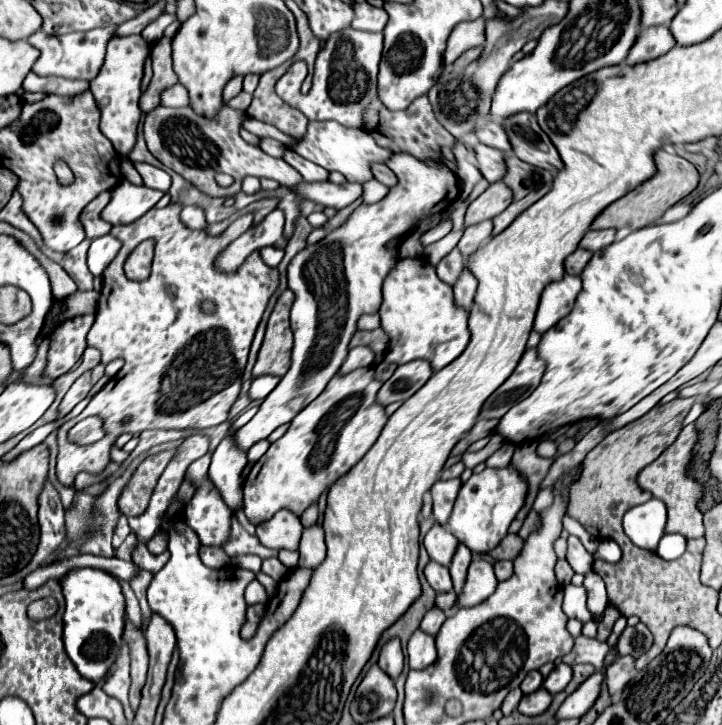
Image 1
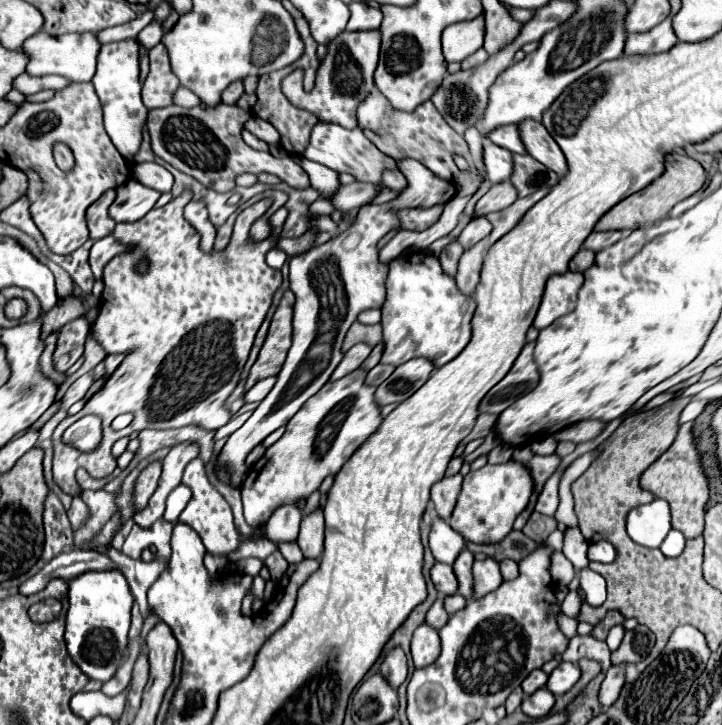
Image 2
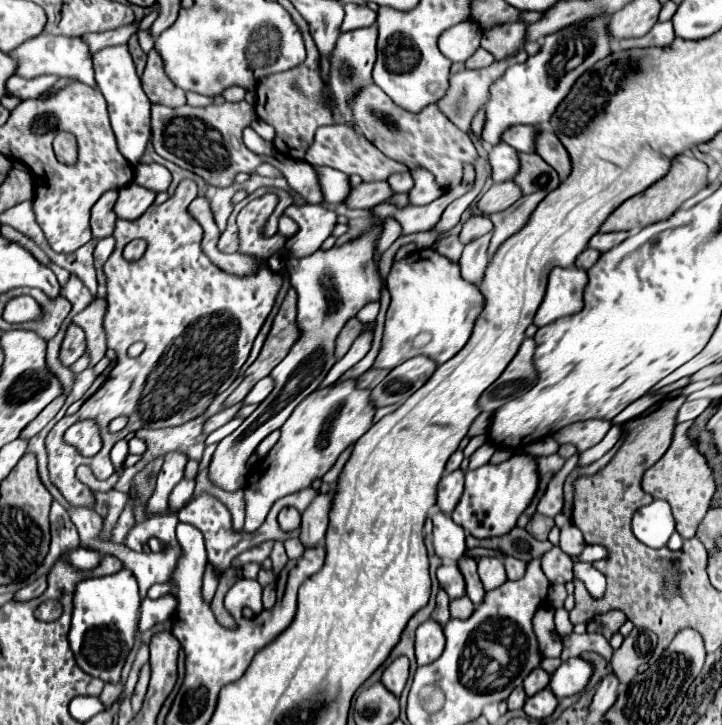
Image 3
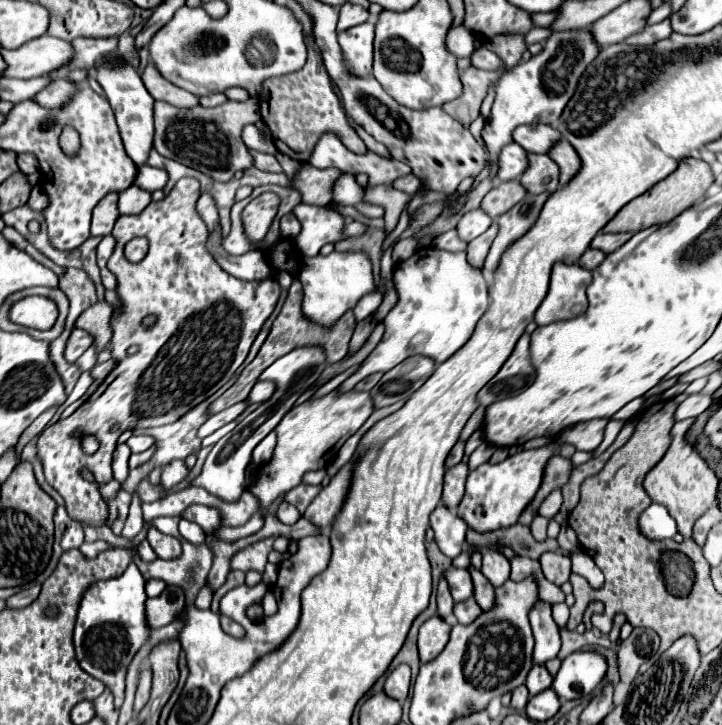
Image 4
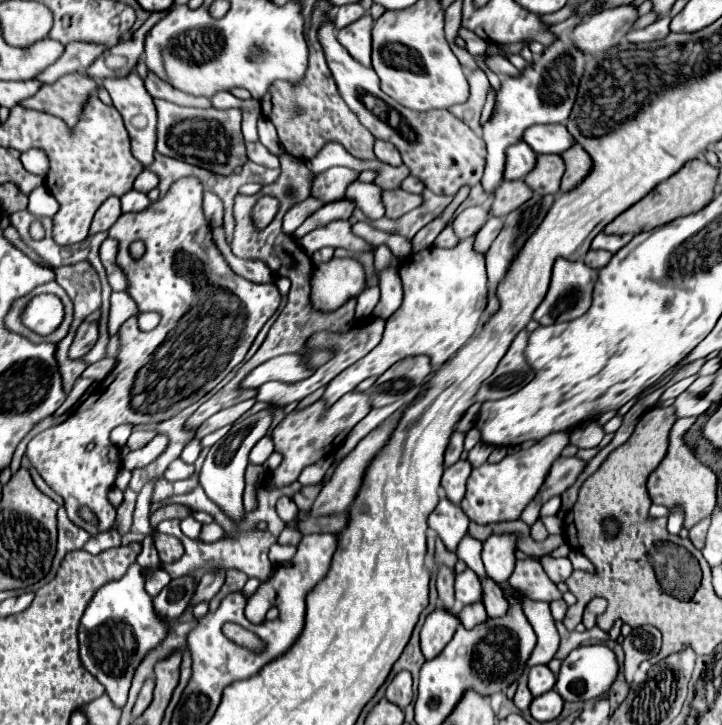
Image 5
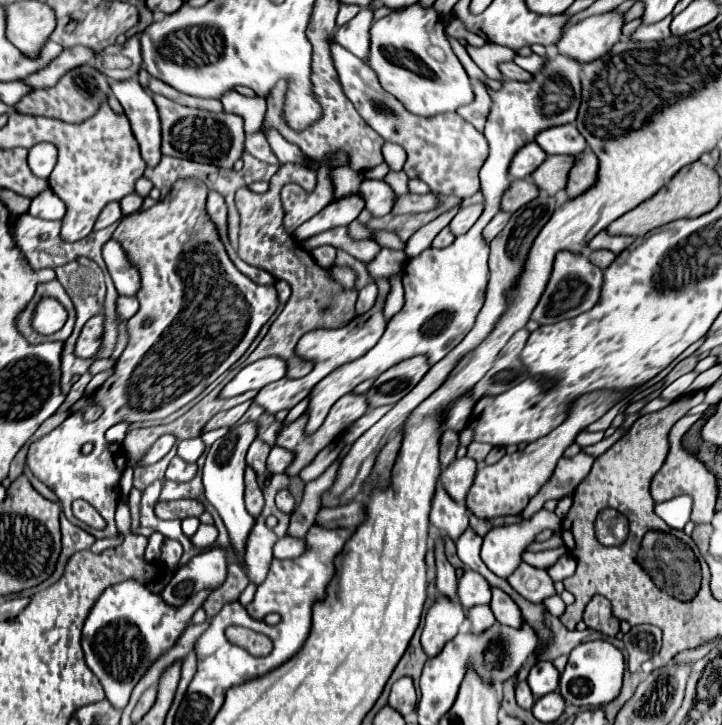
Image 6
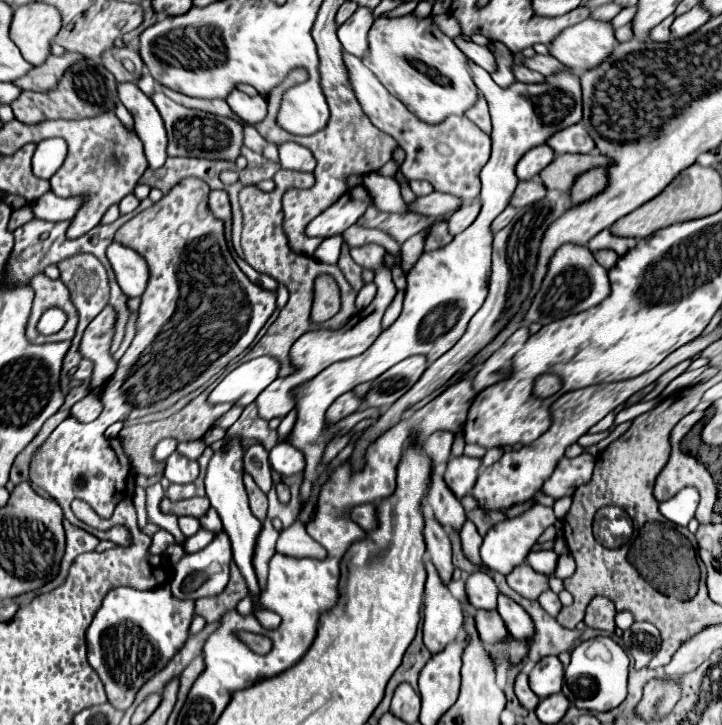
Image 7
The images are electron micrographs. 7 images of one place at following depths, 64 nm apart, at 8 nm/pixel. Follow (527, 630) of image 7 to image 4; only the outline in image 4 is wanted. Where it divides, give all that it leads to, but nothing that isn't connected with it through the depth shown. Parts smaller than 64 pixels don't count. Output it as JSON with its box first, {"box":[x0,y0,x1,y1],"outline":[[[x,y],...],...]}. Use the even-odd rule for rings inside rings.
{"box":[468,566,494,610],"outline":[[[468,566],[468,572],[470,572],[472,584],[474,584],[474,600],[478,602],[478,606],[482,610],[490,608],[494,604],[494,588],[492,588],[492,584],[488,584],[488,580],[484,580],[482,572],[476,570],[474,566]]]}

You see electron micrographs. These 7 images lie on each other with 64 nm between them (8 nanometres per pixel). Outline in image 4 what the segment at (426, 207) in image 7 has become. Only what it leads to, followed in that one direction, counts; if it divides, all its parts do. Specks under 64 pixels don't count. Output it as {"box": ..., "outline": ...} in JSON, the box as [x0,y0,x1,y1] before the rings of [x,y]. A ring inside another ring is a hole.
{"box":[364,184,410,234],"outline":[[[378,184],[378,186],[366,186],[364,188],[364,202],[368,204],[380,204],[386,208],[384,214],[384,230],[386,234],[390,234],[396,224],[398,224],[398,216],[402,214],[404,206],[408,204],[410,196],[388,186],[388,184]]]}

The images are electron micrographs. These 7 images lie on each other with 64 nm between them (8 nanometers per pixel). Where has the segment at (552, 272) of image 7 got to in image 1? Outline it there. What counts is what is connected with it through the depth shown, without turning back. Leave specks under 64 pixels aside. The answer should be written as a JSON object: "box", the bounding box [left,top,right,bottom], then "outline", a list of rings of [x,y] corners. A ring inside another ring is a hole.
{"box":[534,274,582,334],"outline":[[[566,274],[562,280],[548,284],[546,290],[542,292],[534,330],[538,334],[544,334],[550,328],[554,328],[564,316],[568,316],[574,308],[574,302],[576,302],[576,296],[580,294],[580,290],[582,290],[580,276]]]}

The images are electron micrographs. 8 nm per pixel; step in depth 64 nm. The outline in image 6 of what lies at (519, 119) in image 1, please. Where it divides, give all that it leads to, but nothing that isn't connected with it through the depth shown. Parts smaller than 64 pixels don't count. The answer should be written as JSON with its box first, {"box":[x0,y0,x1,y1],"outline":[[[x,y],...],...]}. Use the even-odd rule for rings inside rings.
{"box":[566,150,598,196],"outline":[[[584,150],[580,154],[574,156],[574,166],[568,174],[568,184],[566,184],[566,194],[578,196],[580,192],[588,190],[588,186],[592,186],[596,182],[596,168],[598,168],[598,160],[596,154],[592,150]]]}

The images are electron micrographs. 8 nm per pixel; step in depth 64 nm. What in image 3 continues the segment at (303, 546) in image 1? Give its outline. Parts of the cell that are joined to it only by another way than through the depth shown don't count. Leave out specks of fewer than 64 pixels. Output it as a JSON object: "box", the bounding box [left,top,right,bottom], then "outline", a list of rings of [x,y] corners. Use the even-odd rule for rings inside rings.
{"box":[300,492,332,548],"outline":[[[332,492],[330,494],[318,494],[312,500],[312,504],[306,508],[306,512],[302,514],[300,542],[304,548],[314,548],[324,540],[330,504],[332,504]]]}

